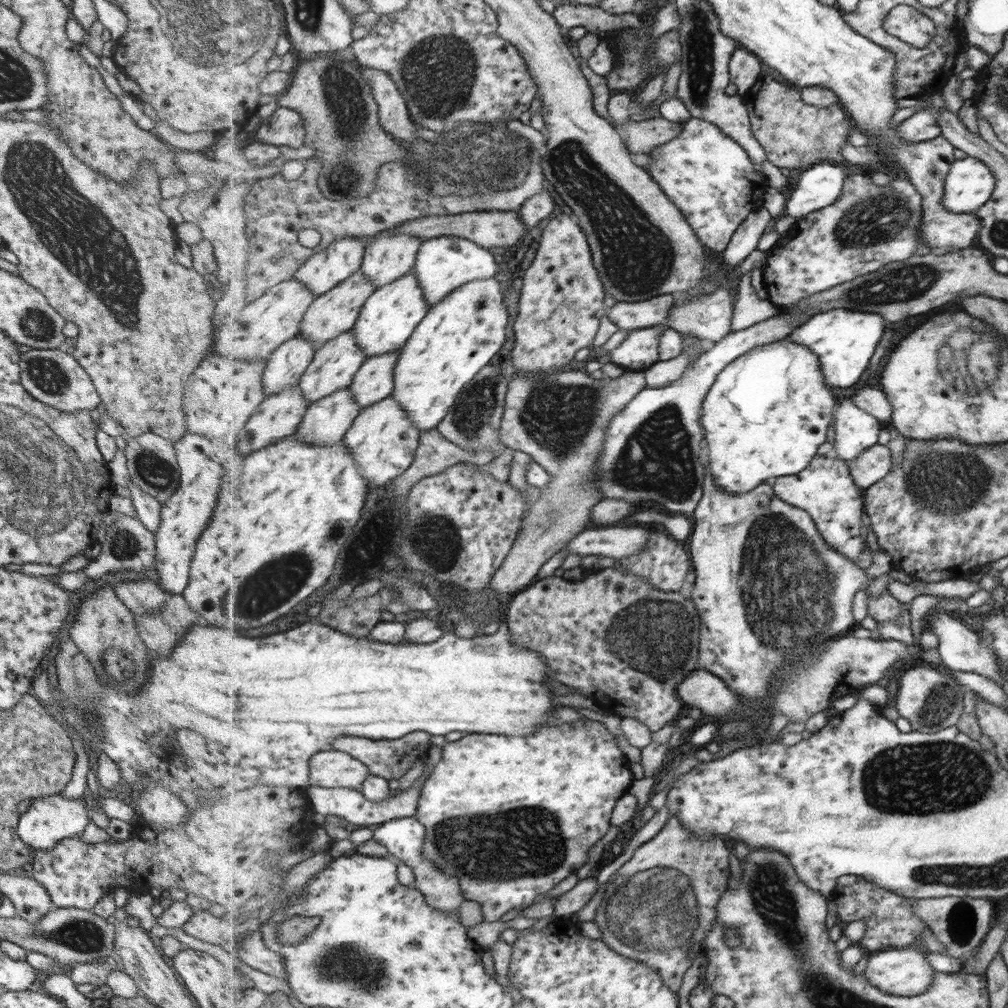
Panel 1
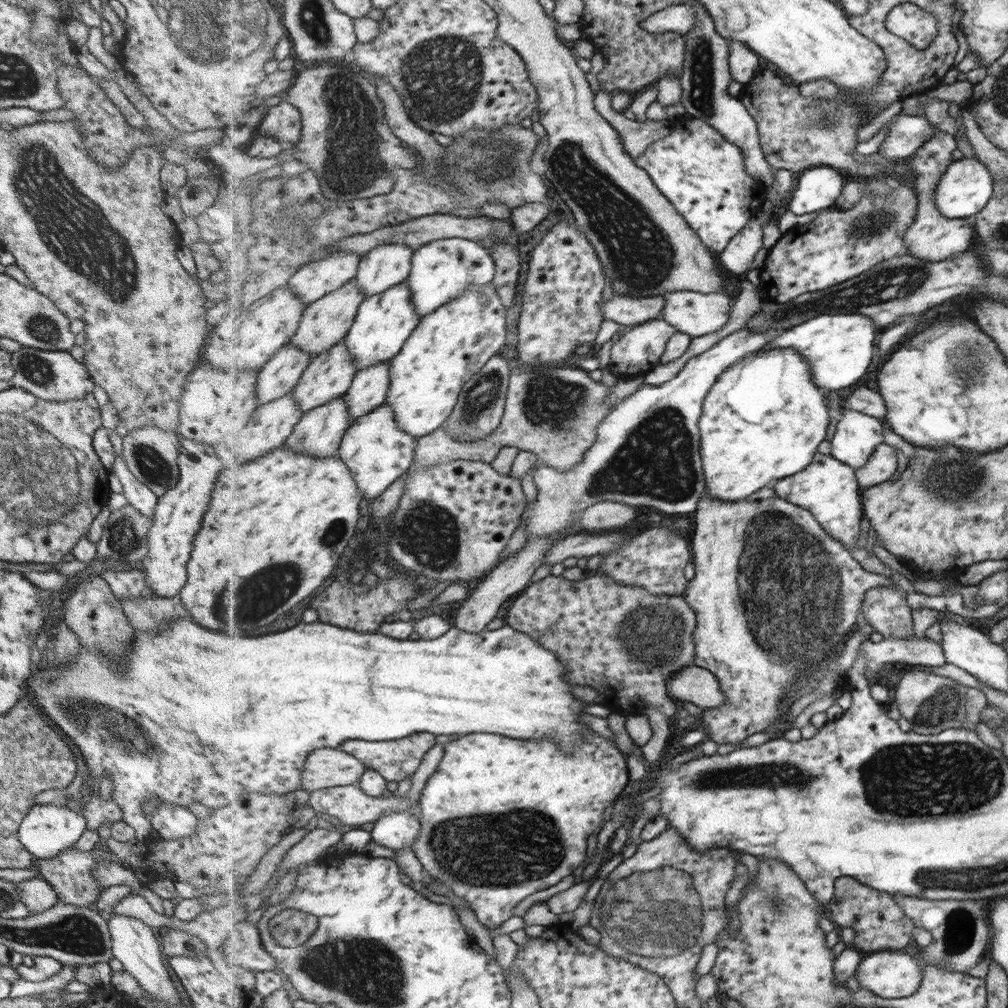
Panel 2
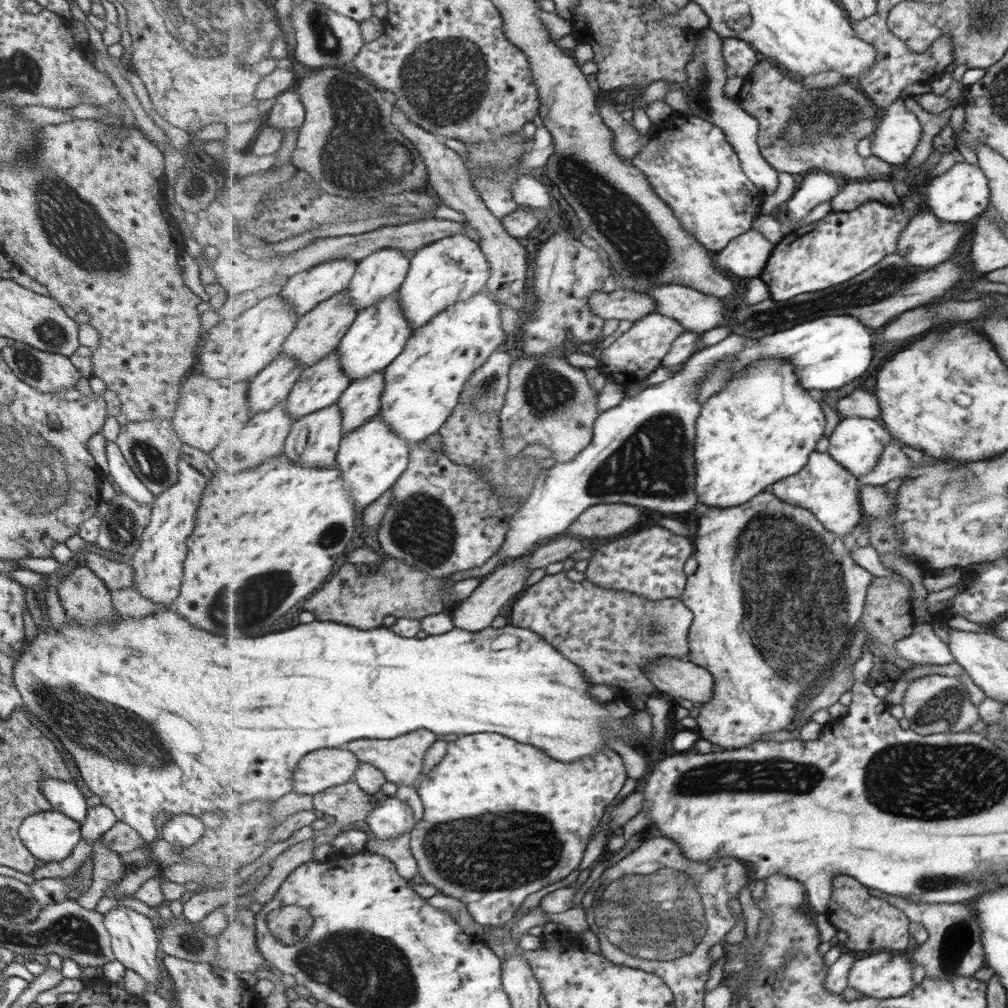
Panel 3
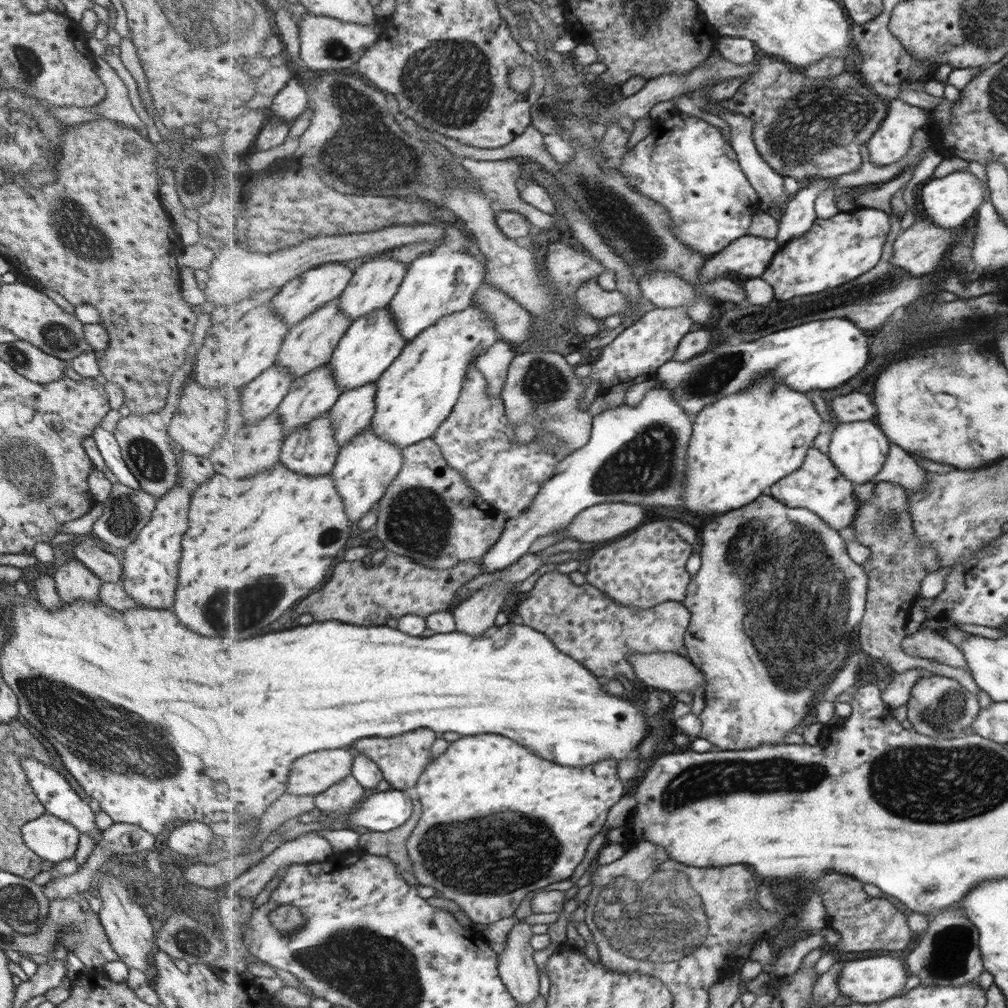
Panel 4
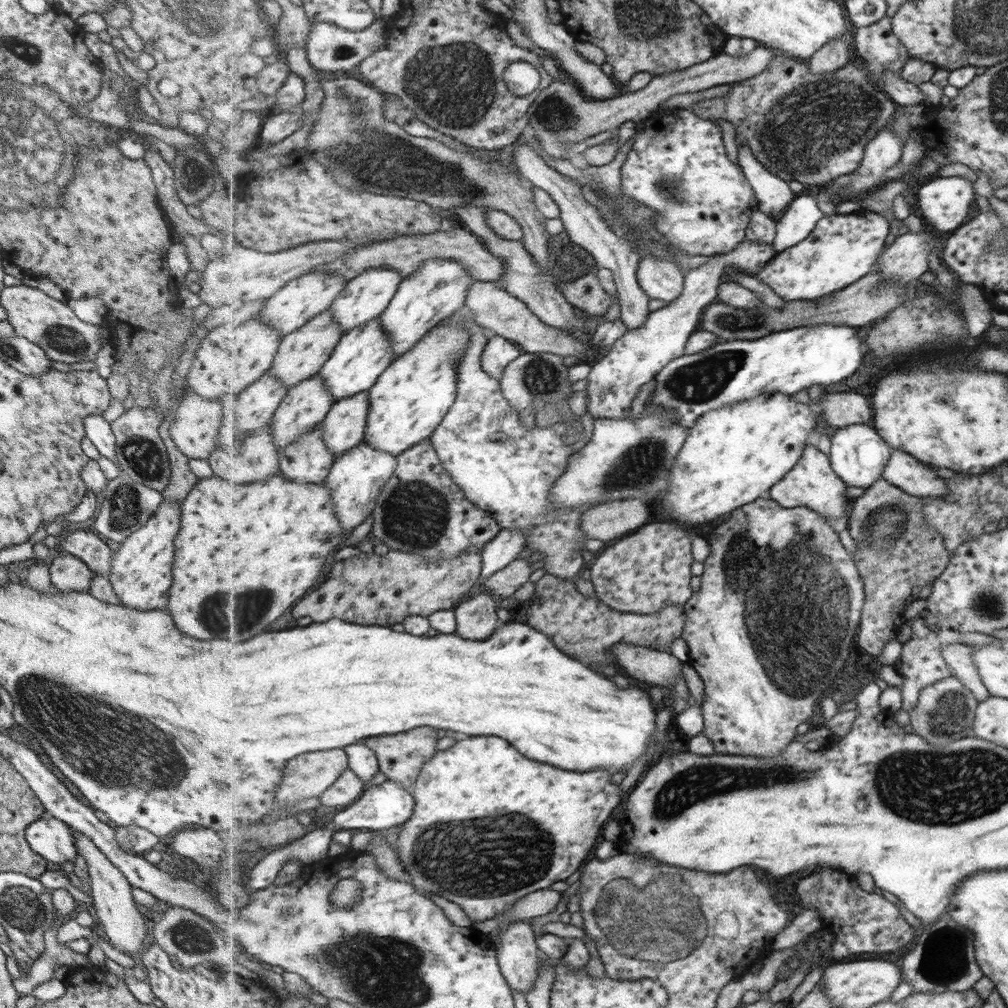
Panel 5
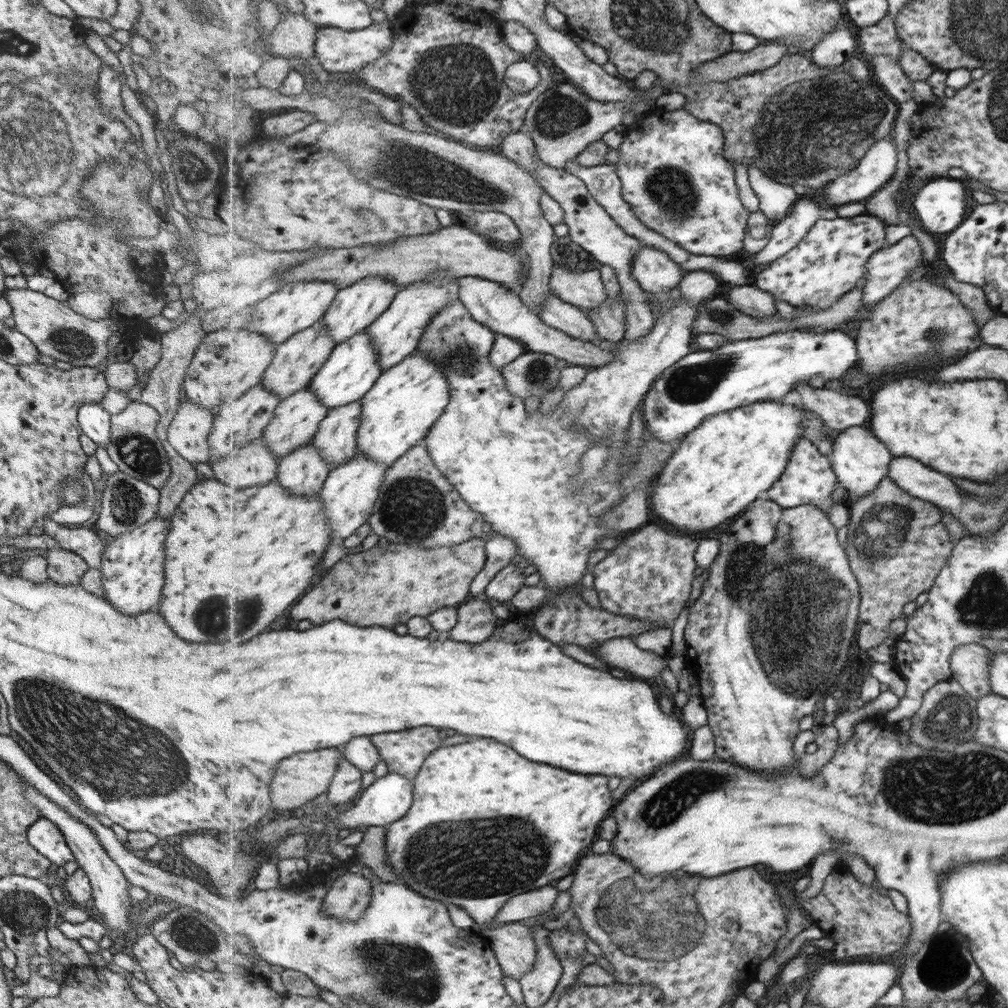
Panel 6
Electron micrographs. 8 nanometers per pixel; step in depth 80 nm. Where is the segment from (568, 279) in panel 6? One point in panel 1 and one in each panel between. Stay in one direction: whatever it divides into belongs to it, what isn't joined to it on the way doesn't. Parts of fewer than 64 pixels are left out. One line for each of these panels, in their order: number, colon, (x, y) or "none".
1: (648, 313)
2: (628, 311)
3: (622, 305)
4: (591, 297)
5: (585, 293)

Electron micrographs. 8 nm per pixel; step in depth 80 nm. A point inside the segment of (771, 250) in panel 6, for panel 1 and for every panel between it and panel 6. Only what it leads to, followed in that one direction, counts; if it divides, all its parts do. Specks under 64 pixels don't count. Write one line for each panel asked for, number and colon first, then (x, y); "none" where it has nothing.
1: (821, 185)
2: (819, 188)
3: (818, 187)
4: (799, 217)
5: (802, 217)

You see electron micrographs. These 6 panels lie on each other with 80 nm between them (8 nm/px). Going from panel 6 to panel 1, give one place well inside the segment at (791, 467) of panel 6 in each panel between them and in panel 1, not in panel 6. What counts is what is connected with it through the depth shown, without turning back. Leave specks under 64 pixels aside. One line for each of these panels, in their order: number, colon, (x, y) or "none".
1: (826, 489)
2: (828, 488)
3: (827, 488)
4: (819, 485)
5: (813, 483)

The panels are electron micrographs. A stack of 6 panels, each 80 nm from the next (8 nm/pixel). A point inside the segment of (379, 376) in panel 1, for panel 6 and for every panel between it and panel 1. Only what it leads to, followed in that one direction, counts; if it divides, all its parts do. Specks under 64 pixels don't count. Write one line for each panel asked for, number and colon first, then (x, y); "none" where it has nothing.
2: (370, 388)
3: (362, 400)
4: (353, 413)
5: (344, 428)
6: (336, 440)

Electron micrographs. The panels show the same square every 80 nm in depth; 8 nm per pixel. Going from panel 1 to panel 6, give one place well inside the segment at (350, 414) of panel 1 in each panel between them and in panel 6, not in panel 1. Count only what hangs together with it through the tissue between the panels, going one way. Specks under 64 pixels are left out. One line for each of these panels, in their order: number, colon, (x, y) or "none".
2: (320, 432)
3: (315, 440)
4: (312, 449)
5: (308, 460)
6: (304, 471)

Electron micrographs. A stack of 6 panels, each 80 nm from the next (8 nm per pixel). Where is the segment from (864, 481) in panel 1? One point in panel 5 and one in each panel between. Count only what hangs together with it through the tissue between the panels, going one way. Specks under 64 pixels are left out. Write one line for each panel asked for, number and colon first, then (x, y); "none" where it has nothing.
2: (883, 463)
3: (894, 463)
4: (900, 467)
5: (905, 471)

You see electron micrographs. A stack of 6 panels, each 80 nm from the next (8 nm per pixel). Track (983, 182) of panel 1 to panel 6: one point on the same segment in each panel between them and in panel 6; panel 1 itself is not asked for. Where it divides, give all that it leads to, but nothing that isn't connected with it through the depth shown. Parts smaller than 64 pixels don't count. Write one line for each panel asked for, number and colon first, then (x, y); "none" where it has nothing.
2: (965, 188)
3: (960, 193)
4: (949, 201)
5: (943, 202)
6: (939, 206)

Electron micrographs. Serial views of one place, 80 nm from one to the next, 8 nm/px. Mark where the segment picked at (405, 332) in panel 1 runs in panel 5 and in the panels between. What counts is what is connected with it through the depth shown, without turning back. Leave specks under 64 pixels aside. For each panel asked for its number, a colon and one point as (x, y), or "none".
2: (384, 323)
3: (379, 335)
4: (373, 342)
5: (362, 356)

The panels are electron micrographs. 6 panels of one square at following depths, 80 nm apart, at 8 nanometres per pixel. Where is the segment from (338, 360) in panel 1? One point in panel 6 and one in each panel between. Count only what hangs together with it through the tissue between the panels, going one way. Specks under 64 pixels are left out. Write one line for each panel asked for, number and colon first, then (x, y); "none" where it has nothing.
2: (330, 375)
3: (321, 386)
4: (314, 394)
5: (306, 405)
6: (296, 422)

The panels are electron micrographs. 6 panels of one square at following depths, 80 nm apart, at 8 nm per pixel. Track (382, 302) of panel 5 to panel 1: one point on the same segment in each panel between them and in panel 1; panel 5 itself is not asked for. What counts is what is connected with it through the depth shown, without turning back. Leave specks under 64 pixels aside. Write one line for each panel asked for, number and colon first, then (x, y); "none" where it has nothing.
1: (388, 258)
2: (385, 266)
3: (382, 273)
4: (376, 282)

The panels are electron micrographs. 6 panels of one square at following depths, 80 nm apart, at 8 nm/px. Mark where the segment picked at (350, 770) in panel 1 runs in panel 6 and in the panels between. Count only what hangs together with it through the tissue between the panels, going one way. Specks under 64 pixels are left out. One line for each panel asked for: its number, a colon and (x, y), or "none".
2: (325, 768)
3: (318, 771)
4: (315, 773)
5: (310, 775)
6: (305, 776)

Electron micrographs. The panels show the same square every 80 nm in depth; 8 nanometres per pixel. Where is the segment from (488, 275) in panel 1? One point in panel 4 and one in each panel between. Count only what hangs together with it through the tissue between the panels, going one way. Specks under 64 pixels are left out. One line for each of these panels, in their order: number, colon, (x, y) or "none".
2: (442, 270)
3: (454, 269)
4: (443, 281)

